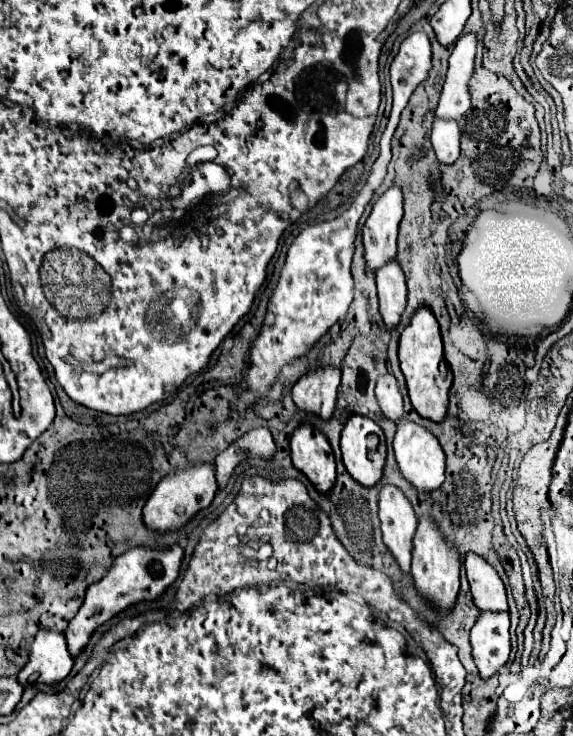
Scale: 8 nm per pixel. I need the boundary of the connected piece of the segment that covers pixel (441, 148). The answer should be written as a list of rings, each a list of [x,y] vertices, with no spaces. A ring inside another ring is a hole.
[[[436,119],[432,127],[432,149],[436,153],[438,163],[454,163],[460,155],[460,129],[456,121],[448,119]]]

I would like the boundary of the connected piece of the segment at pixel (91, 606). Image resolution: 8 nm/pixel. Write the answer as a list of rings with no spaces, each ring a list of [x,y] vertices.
[[[174,545],[172,549],[166,549],[166,551],[138,547],[138,549],[128,549],[120,557],[116,557],[108,575],[88,587],[82,607],[78,609],[74,619],[68,623],[68,627],[64,631],[68,653],[72,653],[72,657],[78,657],[82,653],[82,649],[88,645],[90,635],[100,625],[104,625],[112,617],[120,615],[128,607],[142,603],[142,601],[160,599],[164,595],[164,591],[176,581],[178,571],[180,571],[180,561],[182,561],[182,549],[178,545]]]

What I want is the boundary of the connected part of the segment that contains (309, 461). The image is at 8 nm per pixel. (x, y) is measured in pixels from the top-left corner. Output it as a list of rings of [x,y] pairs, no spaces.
[[[300,425],[292,435],[292,463],[304,473],[318,493],[328,495],[336,481],[336,463],[326,437],[310,425]]]

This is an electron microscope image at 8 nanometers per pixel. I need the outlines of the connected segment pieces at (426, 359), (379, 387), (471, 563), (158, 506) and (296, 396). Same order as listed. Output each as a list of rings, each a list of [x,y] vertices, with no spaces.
[[[420,307],[414,313],[410,325],[404,329],[404,333],[400,337],[398,355],[400,355],[400,365],[402,365],[402,373],[406,379],[412,407],[424,419],[430,419],[436,423],[444,421],[444,417],[448,413],[448,391],[452,385],[452,373],[446,363],[444,363],[444,373],[440,371],[440,365],[444,361],[442,337],[440,337],[440,327],[436,323],[436,317],[430,313],[430,309]]]
[[[384,375],[378,379],[376,383],[376,399],[378,399],[378,405],[382,409],[382,413],[398,423],[402,419],[402,395],[400,395],[400,389],[398,389],[398,383],[394,379],[394,375]]]
[[[468,553],[466,561],[466,575],[470,583],[472,601],[480,611],[508,611],[506,603],[506,589],[498,573],[492,565],[488,565],[480,555]]]
[[[200,463],[200,465],[192,465],[188,469],[184,469],[182,473],[176,471],[168,477],[164,477],[164,481],[160,481],[160,485],[154,489],[154,493],[148,497],[144,509],[142,509],[142,521],[148,529],[152,531],[178,531],[180,527],[184,527],[200,509],[208,507],[214,499],[218,491],[216,485],[216,477],[214,477],[214,467],[208,463]]]
[[[322,367],[302,377],[292,387],[292,399],[300,411],[314,413],[324,421],[328,421],[334,413],[338,385],[340,385],[340,371],[332,367]]]

